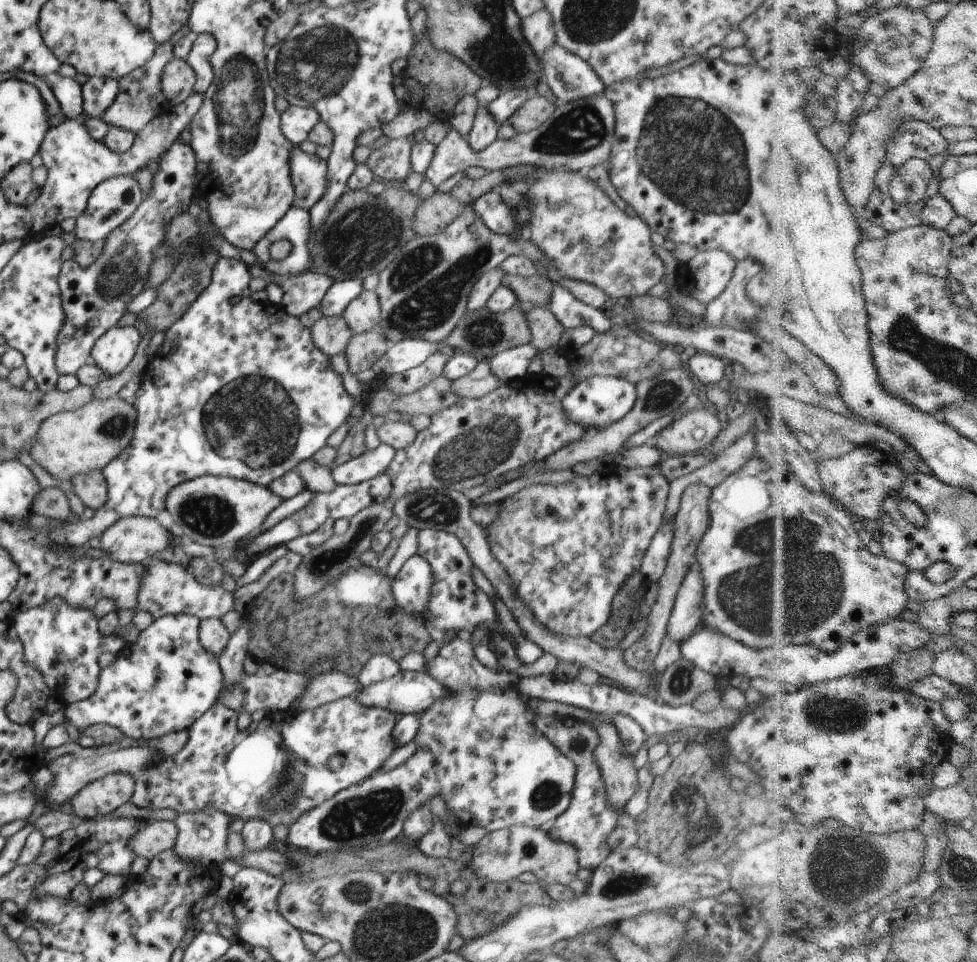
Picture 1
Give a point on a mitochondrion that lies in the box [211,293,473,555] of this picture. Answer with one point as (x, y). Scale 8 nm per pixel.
(434, 508)

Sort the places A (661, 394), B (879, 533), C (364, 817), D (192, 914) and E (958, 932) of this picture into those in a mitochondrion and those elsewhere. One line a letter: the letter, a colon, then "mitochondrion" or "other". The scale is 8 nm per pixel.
A: mitochondrion
B: other
C: mitochondrion
D: other
E: other

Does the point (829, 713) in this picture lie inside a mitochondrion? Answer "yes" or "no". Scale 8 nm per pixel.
yes

